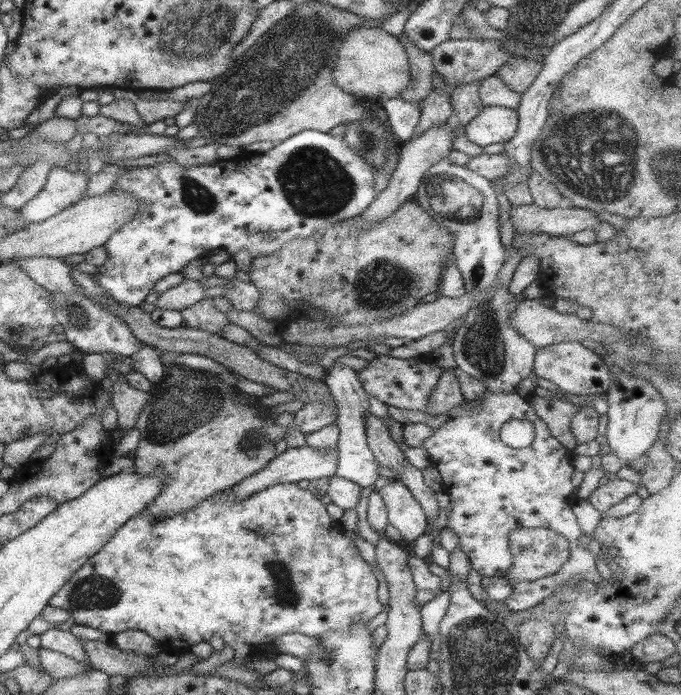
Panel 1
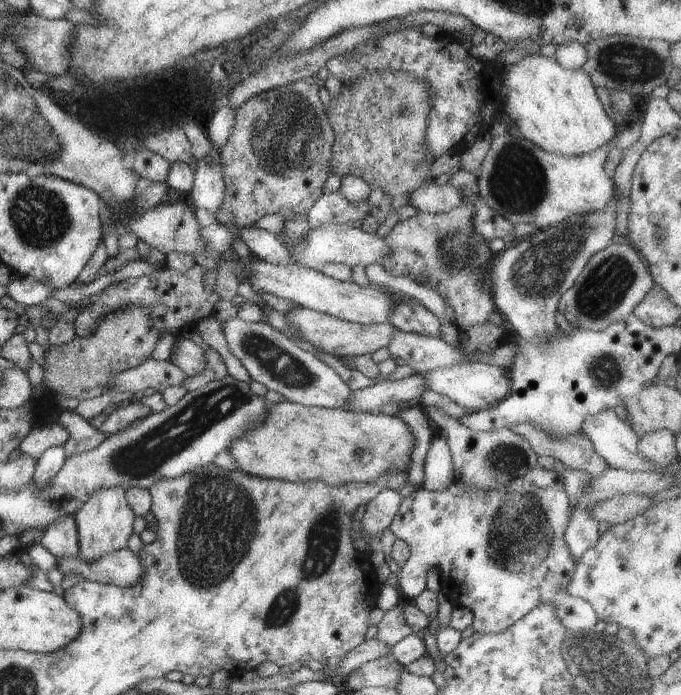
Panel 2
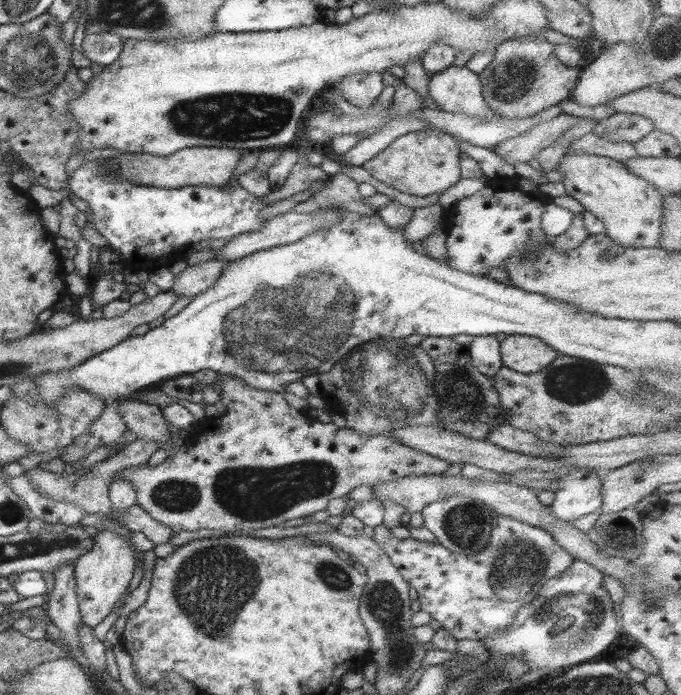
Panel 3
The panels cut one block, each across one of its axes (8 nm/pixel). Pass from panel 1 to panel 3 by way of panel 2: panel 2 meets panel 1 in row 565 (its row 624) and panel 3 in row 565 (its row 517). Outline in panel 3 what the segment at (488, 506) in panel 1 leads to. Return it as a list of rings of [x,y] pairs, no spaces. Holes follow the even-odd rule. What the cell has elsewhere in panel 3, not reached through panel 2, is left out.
[[[500,515],[494,516],[491,526],[493,530],[486,546],[478,550],[478,554],[468,555],[448,550],[438,541],[430,544],[430,542],[416,542],[410,537],[398,540],[391,536],[389,529],[383,524],[374,528],[374,541],[386,551],[386,555],[390,557],[390,561],[406,582],[416,589],[421,609],[428,612],[434,620],[438,620],[440,626],[448,630],[457,641],[464,638],[481,640],[492,632],[510,626],[516,610],[532,602],[546,582],[564,572],[575,560],[541,527],[529,526],[528,523]]]

